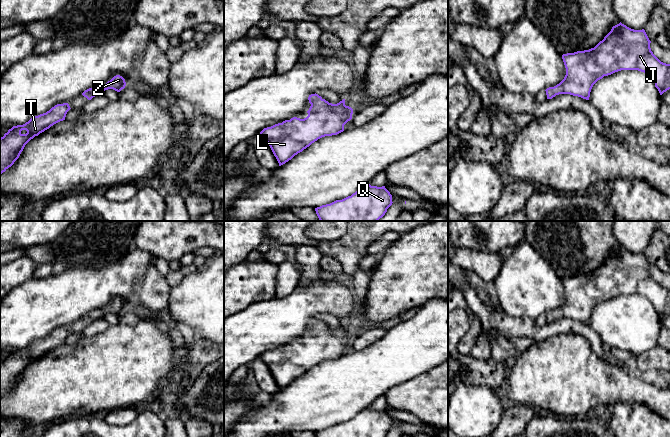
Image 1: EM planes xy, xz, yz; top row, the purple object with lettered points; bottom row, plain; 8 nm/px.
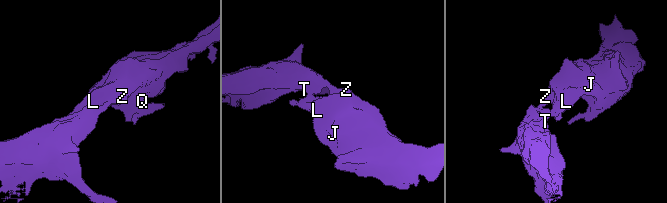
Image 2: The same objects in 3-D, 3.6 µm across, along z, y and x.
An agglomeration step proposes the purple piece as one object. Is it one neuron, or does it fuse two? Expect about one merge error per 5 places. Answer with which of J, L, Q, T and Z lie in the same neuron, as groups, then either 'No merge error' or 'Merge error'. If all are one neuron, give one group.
Groups: J L Q T Z. No merge error

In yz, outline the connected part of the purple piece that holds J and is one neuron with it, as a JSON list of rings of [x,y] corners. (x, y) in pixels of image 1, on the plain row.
[[[621,246],[594,272],[562,279],[566,292],[564,303],[554,311],[547,312],[547,323],[559,318],[570,318],[589,324],[593,309],[604,300],[621,294],[638,294],[647,298],[655,307],[660,319],[670,313],[670,288],[661,286],[651,275],[651,265],[644,253],[634,254]]]

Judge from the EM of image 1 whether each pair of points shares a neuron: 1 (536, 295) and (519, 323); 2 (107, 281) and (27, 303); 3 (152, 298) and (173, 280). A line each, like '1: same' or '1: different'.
1: different
2: same
3: different

